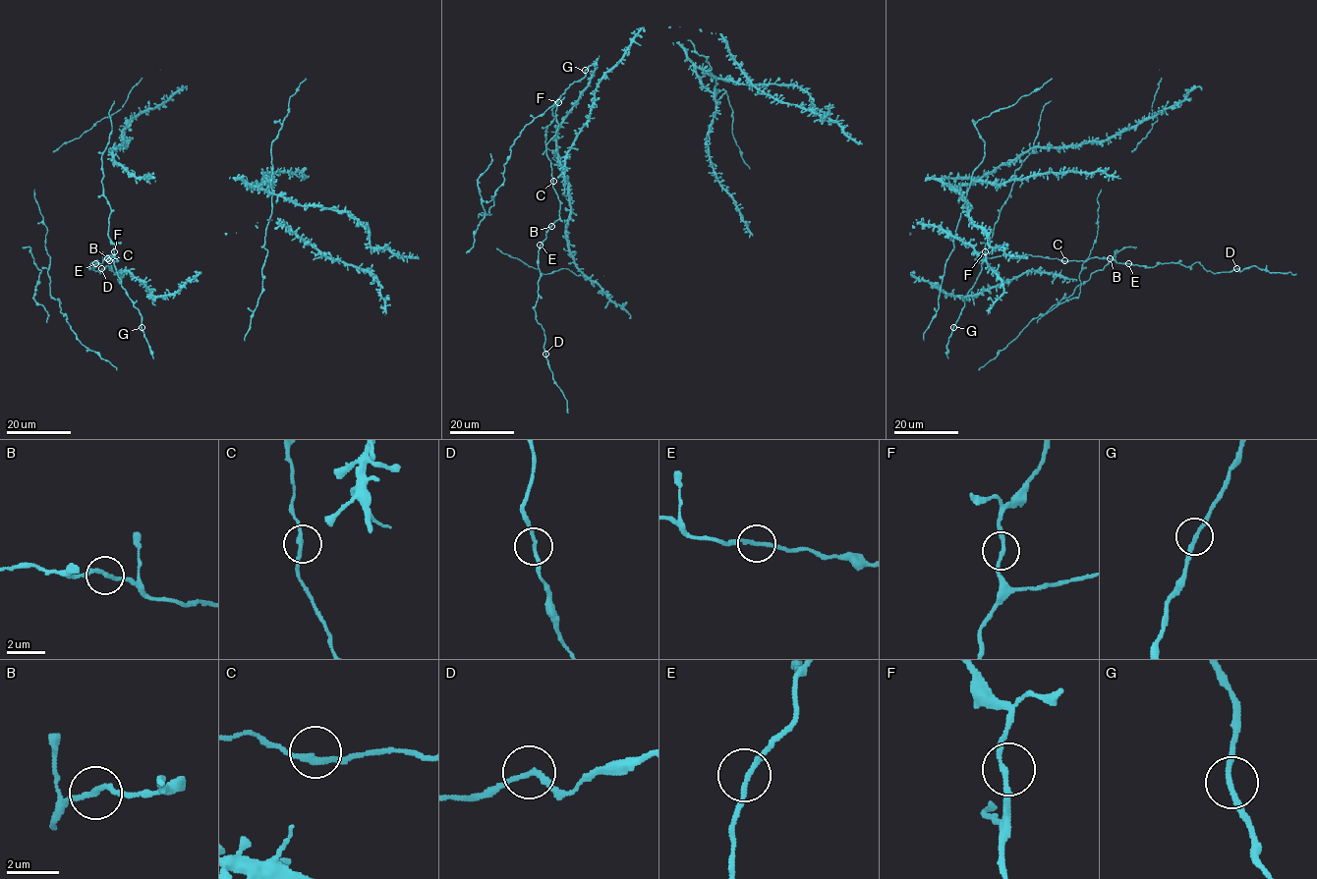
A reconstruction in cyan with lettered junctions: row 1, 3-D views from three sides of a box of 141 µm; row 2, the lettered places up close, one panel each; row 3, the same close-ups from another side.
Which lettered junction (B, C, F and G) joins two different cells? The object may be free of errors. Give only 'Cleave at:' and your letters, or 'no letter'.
Cleave at: no letter

